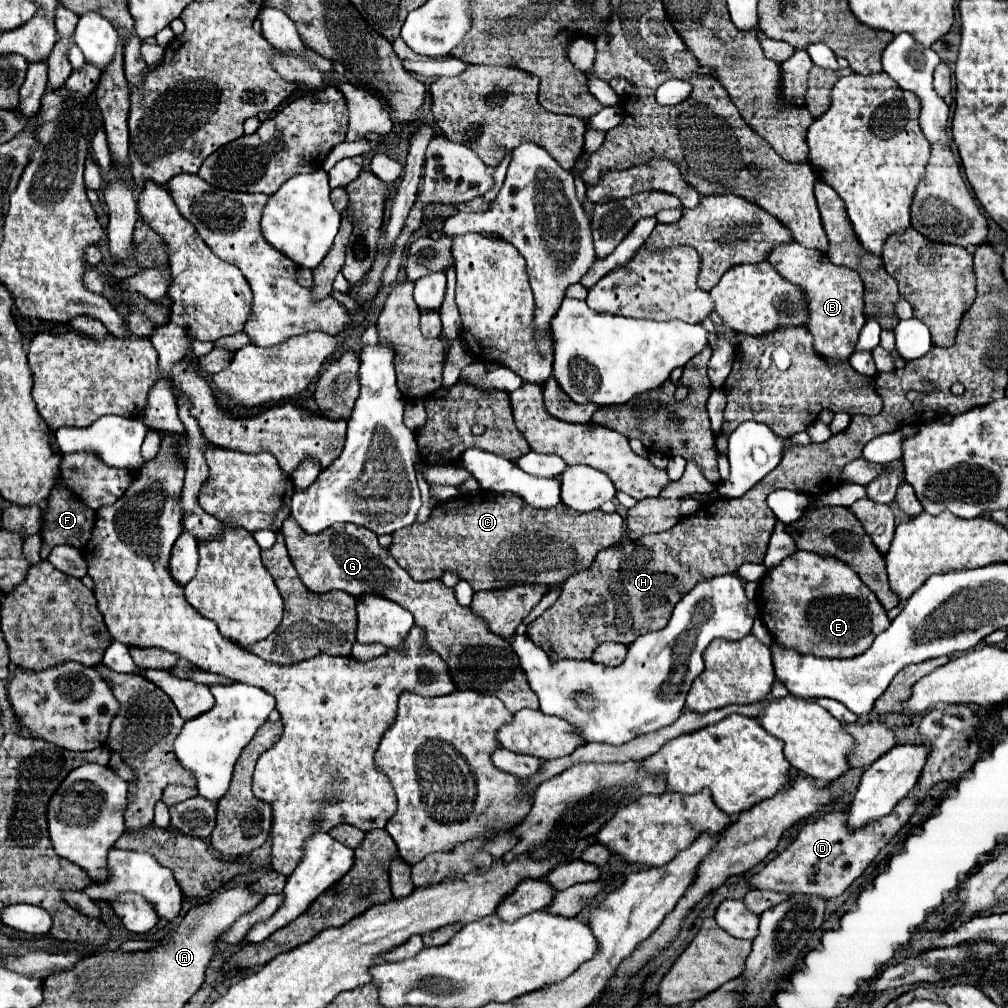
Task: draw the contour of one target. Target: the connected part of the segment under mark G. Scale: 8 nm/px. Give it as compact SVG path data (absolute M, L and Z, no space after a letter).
M288 517L284 521L282 535L286 537L290 559L302 583L312 593L340 589L354 597L372 593L400 603L414 615L416 625L426 629L426 647L440 653L440 657L448 663L458 689L496 695L512 713L524 707L538 709L538 697L530 689L510 641L494 635L470 607L460 607L454 591L442 581L414 581L406 571L402 571L390 551L380 547L378 537L370 529L352 523L336 523L320 535L306 535L294 519Z

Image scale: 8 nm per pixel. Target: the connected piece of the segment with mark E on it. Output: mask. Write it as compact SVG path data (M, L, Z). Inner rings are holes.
M796 551L760 579L758 607L778 643L816 657L856 657L890 627L886 609L844 561L808 551Z

